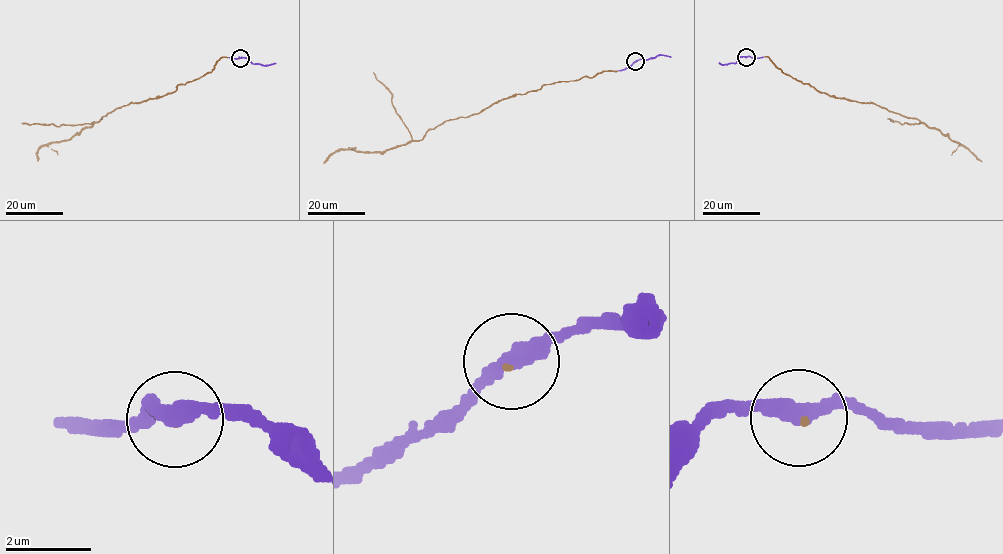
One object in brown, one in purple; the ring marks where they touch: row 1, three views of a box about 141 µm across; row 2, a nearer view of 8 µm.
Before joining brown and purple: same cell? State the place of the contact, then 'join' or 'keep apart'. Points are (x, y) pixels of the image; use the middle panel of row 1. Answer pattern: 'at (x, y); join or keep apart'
at (635, 61); join

